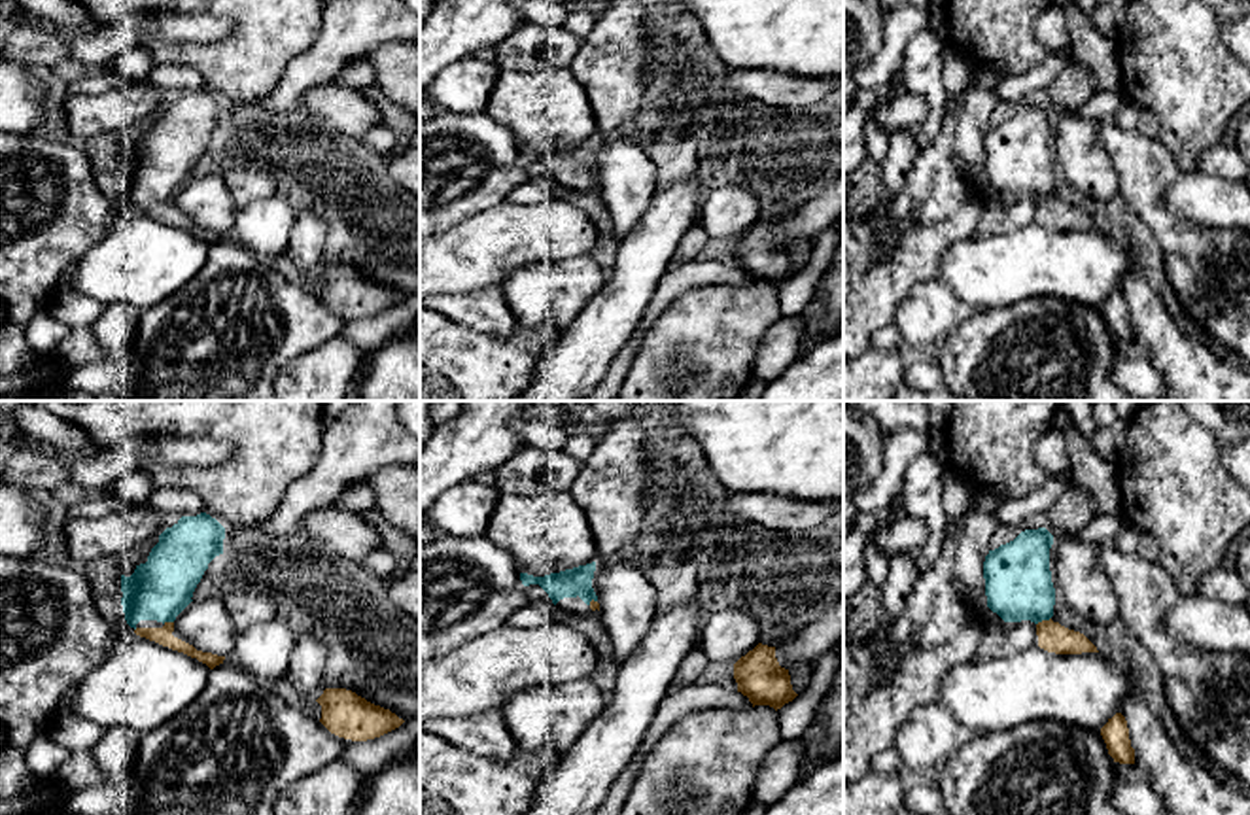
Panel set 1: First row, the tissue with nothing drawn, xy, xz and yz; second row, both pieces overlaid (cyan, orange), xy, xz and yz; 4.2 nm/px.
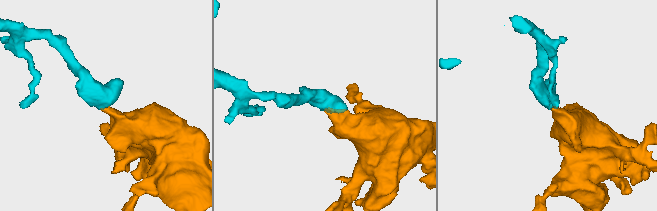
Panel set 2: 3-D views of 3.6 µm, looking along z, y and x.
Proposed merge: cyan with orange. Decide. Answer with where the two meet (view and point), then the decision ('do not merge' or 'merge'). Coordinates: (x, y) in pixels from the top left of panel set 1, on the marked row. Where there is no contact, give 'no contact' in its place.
contact yz (1042, 619); merge

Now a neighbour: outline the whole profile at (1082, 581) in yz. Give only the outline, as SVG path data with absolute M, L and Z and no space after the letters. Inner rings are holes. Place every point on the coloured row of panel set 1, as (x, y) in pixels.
M1070 533L1053 537L1055 582L1063 599L1085 620L1104 626L1120 616L1118 598L1099 562L1099 546Z

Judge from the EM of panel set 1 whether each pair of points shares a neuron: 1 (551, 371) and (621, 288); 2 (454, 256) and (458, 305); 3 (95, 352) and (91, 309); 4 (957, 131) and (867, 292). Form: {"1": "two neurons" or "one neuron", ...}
{"1": "one neuron", "2": "two neurons", "3": "one neuron", "4": "one neuron"}

